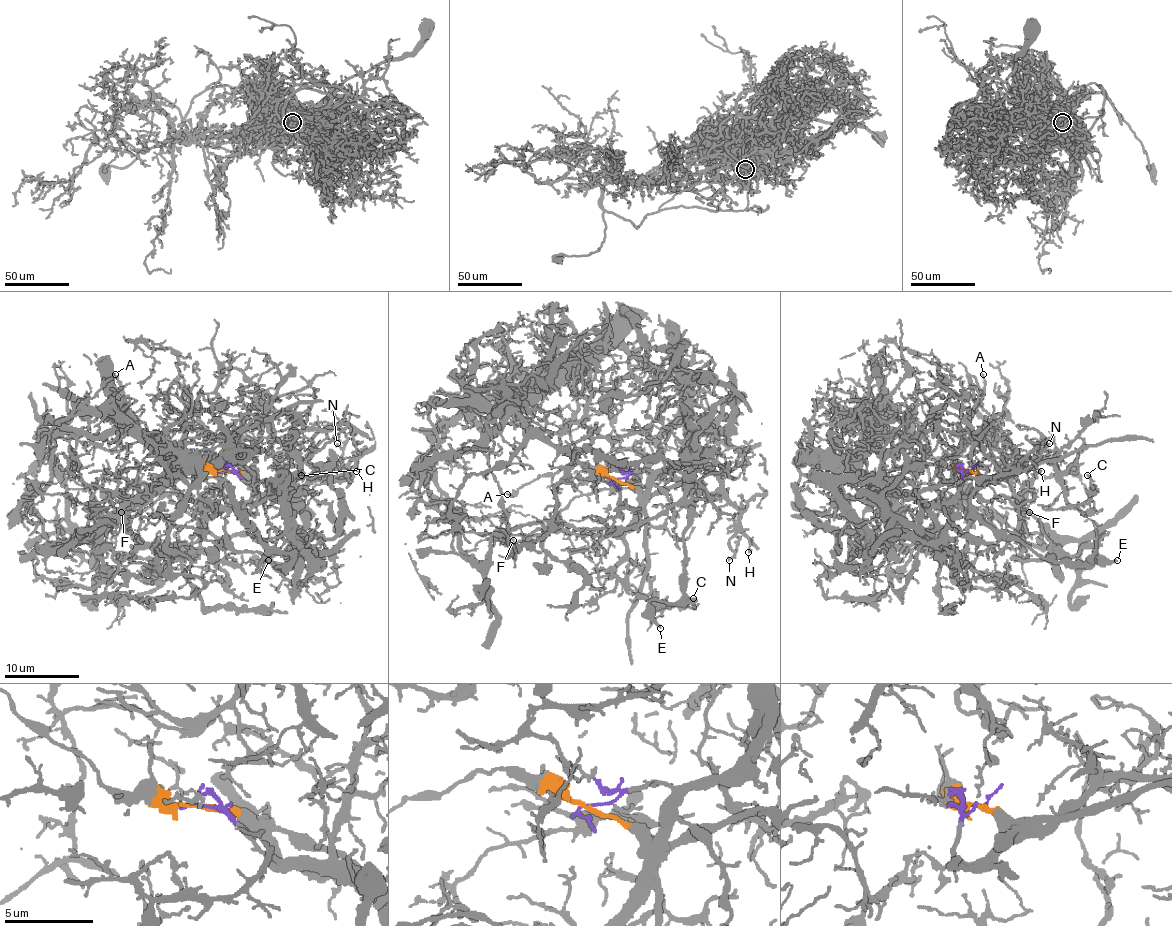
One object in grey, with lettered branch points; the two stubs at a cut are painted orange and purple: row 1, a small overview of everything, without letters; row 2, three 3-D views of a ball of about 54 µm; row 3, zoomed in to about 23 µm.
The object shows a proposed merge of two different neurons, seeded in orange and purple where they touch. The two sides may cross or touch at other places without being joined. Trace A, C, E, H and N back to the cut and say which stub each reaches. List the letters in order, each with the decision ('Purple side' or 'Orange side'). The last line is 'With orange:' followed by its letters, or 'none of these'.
A: Orange side
C: Purple side
E: Orange side
H: Purple side
N: Purple side
With orange: A, E

